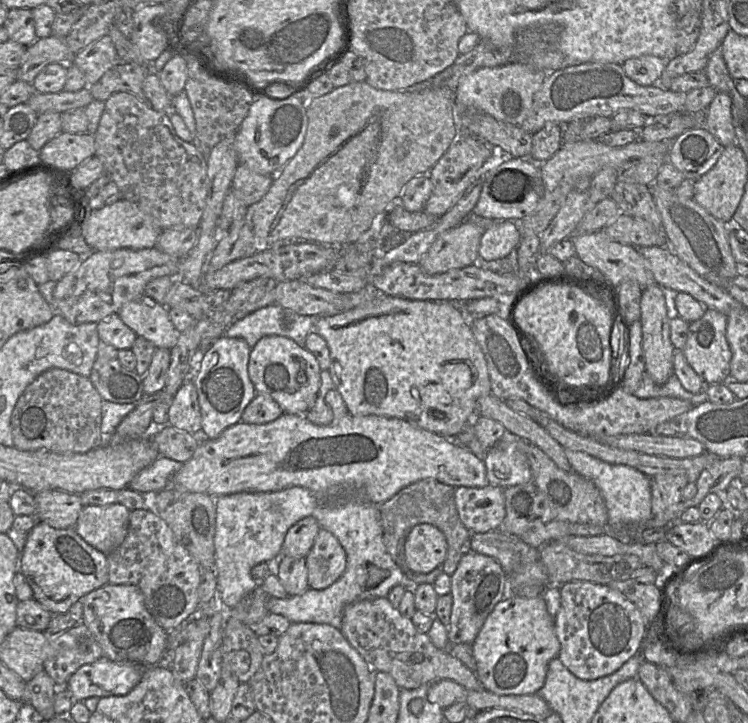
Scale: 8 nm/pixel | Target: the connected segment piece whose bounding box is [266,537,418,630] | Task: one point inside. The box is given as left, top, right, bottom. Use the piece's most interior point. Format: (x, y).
(325, 606)

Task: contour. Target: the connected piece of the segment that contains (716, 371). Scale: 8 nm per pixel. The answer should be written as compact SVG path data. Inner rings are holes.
M707 308L704 315L689 323L688 337L682 352L692 369L706 384L721 384L730 379L732 352L726 338L727 316Z

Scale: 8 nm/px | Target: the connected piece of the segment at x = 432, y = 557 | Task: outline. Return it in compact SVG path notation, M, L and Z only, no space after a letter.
M417 524L406 537L404 553L406 564L413 572L429 573L446 559L446 537L432 524Z

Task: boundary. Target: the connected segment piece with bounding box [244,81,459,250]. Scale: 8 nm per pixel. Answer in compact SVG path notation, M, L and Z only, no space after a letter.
M351 81L307 101L308 126L301 148L273 177L264 197L249 207L245 217L259 250L282 243L308 241L322 245L357 242L371 227L377 214L400 196L404 185L431 169L457 141L453 118L454 88L420 92L376 89L366 81Z

